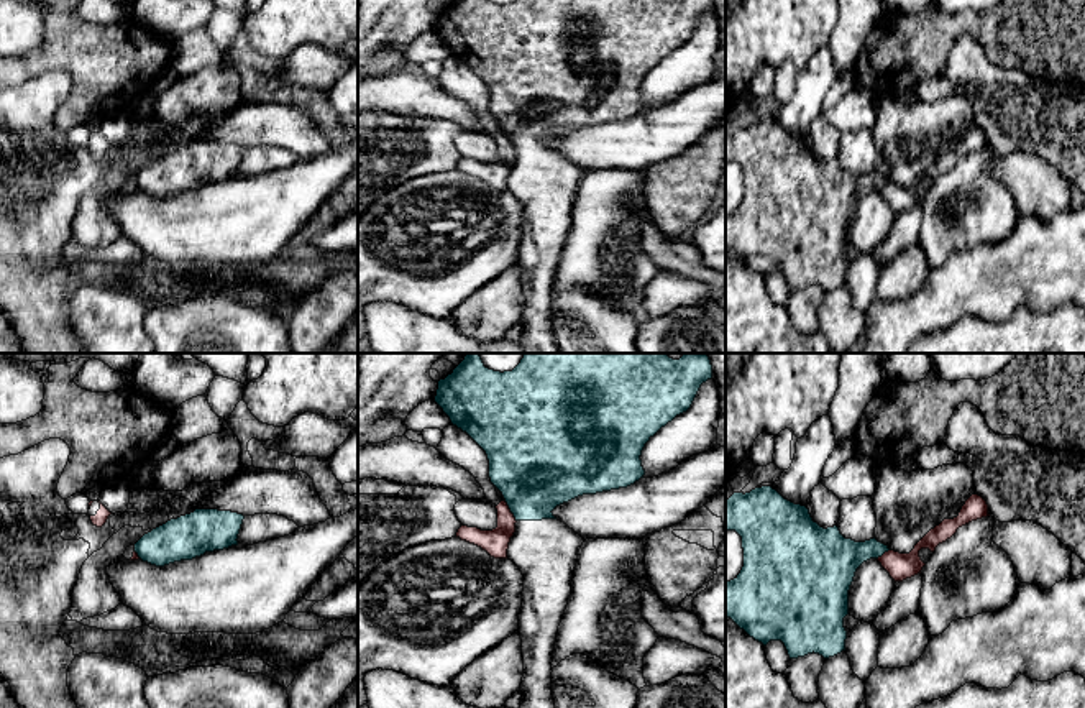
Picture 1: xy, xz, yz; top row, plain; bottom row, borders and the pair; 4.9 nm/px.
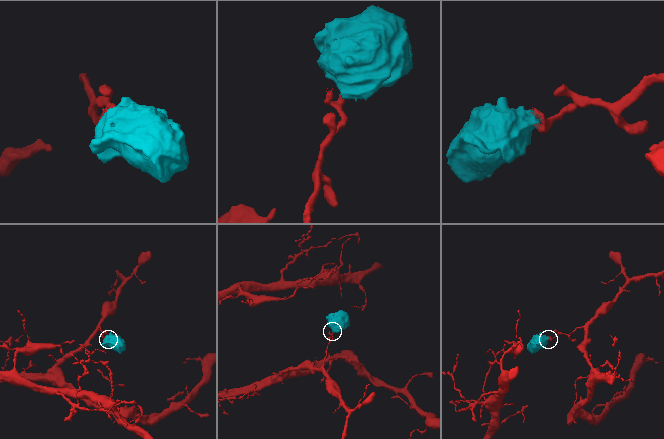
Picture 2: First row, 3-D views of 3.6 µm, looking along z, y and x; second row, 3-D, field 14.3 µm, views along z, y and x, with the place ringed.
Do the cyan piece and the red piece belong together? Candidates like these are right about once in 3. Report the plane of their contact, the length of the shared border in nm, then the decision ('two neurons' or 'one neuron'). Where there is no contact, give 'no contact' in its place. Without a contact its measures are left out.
xz | 120 nm | two neurons

